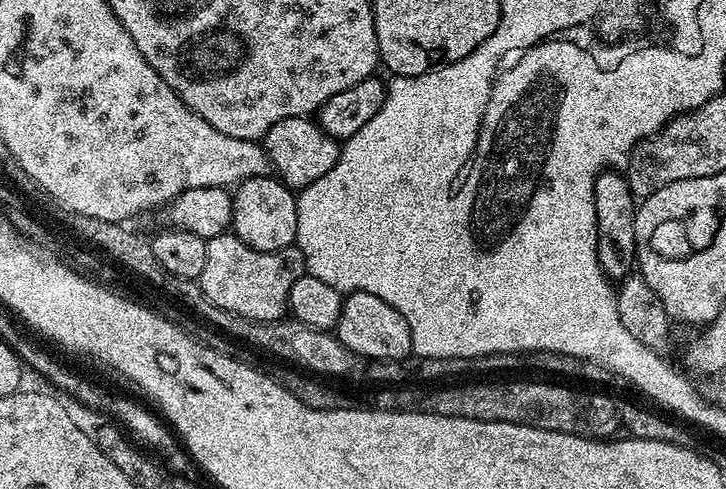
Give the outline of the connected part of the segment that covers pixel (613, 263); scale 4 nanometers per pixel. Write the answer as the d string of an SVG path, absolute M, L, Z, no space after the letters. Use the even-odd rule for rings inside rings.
M604 170L594 182L594 214L596 215L596 257L604 275L620 282L633 275L636 263L634 218L638 207L628 185L627 175L620 170Z

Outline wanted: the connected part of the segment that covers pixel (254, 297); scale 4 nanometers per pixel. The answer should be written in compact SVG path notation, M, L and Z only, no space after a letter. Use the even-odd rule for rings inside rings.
M225 234L222 236L207 237L206 246L206 266L202 266L202 274L199 278L200 288L218 306L227 312L238 314L247 320L257 320L263 324L268 324L271 320L285 319L288 312L288 291L290 286L299 276L305 275L304 255L299 248L293 246L286 248L282 252L256 252L248 247L246 242L242 242L235 234Z

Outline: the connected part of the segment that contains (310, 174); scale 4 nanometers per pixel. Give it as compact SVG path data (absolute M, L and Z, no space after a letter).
M291 116L274 122L264 136L262 147L275 175L293 190L318 182L318 178L340 161L341 145L333 136L325 134L315 119L307 116Z

